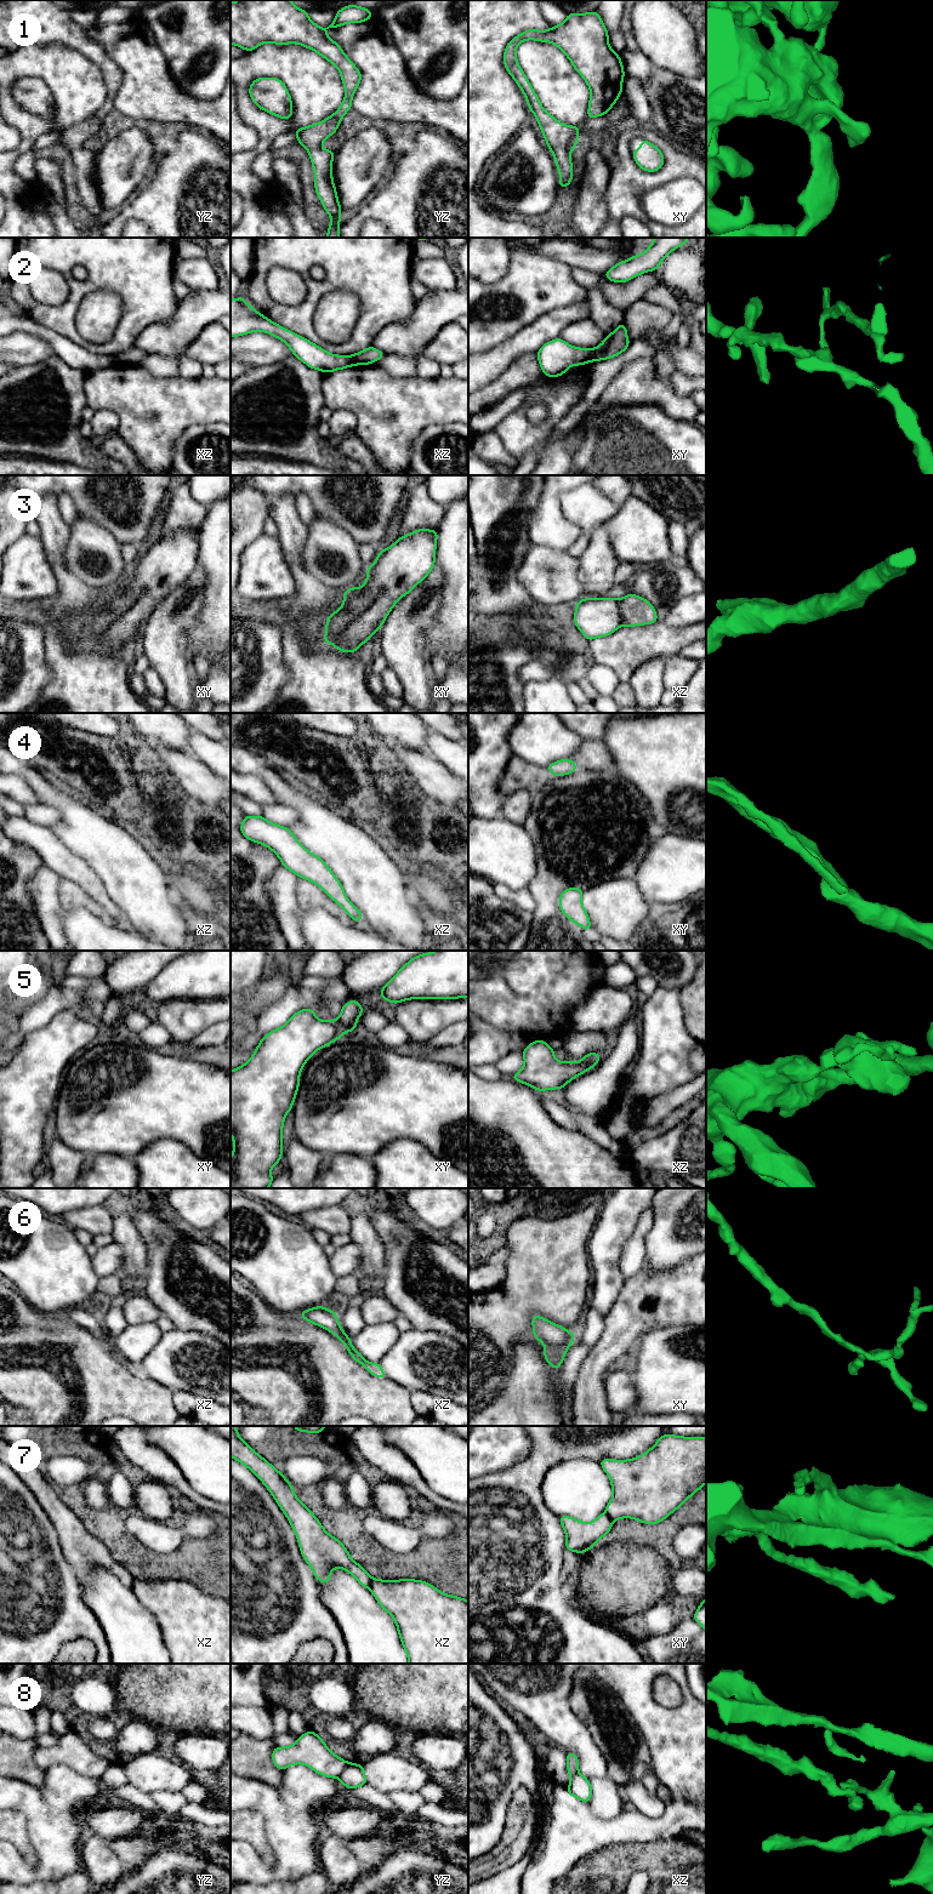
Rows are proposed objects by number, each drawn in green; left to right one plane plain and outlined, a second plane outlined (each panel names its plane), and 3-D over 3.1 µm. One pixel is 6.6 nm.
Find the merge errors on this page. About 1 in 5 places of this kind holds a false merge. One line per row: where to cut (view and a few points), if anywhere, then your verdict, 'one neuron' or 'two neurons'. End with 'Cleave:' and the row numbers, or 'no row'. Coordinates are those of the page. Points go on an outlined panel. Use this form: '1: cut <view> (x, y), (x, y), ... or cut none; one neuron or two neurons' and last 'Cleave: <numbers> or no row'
1: cut none; one neuron
2: cut xy (591, 349), (592, 360); two neurons
3: cut none; one neuron
4: cut none; one neuron
5: cut none; one neuron
6: cut none; one neuron
7: cut none; one neuron
8: cut yz (351, 1763), (339, 1778); two neurons
Cleave: 2, 8

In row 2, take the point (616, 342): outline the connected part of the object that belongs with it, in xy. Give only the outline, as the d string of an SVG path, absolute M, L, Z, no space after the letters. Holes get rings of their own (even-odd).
M624 321L596 348L592 348L592 361L618 356L630 346Z

